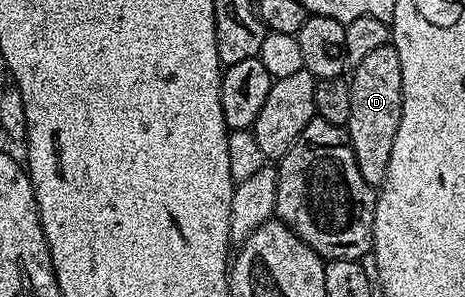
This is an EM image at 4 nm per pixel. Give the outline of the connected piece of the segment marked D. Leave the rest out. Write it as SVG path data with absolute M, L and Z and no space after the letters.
M392 44L374 48L352 67L351 74L352 71L353 78L348 79L351 88L351 116L347 127L347 141L355 152L355 164L359 164L359 172L363 172L363 180L367 180L369 186L377 188L384 183L387 176L387 164L391 160L391 144L395 140L395 132L399 132L403 100L403 72L399 52Z

